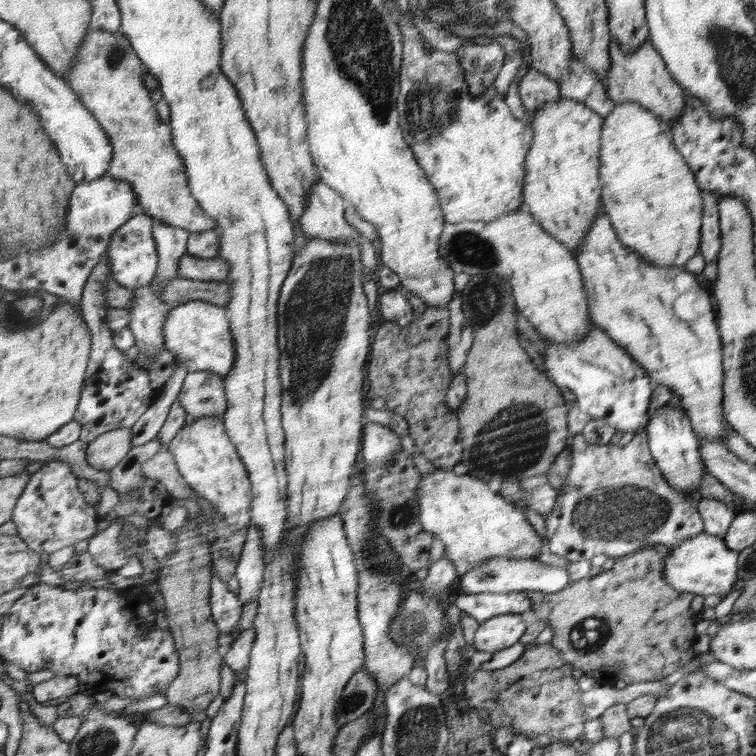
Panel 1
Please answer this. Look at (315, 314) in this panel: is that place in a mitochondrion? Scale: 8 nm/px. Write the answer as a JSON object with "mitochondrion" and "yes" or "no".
{"mitochondrion":"yes"}

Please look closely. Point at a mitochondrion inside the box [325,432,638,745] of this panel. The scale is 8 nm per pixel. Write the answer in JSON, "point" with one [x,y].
{"point":[589,634]}

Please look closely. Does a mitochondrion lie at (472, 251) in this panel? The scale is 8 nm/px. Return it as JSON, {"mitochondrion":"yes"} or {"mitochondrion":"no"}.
{"mitochondrion":"yes"}

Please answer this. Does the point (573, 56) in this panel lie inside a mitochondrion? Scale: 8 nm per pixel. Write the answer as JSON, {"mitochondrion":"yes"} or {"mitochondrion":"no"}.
{"mitochondrion":"no"}

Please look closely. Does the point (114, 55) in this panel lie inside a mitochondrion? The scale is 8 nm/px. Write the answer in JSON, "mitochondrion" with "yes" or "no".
{"mitochondrion":"yes"}

